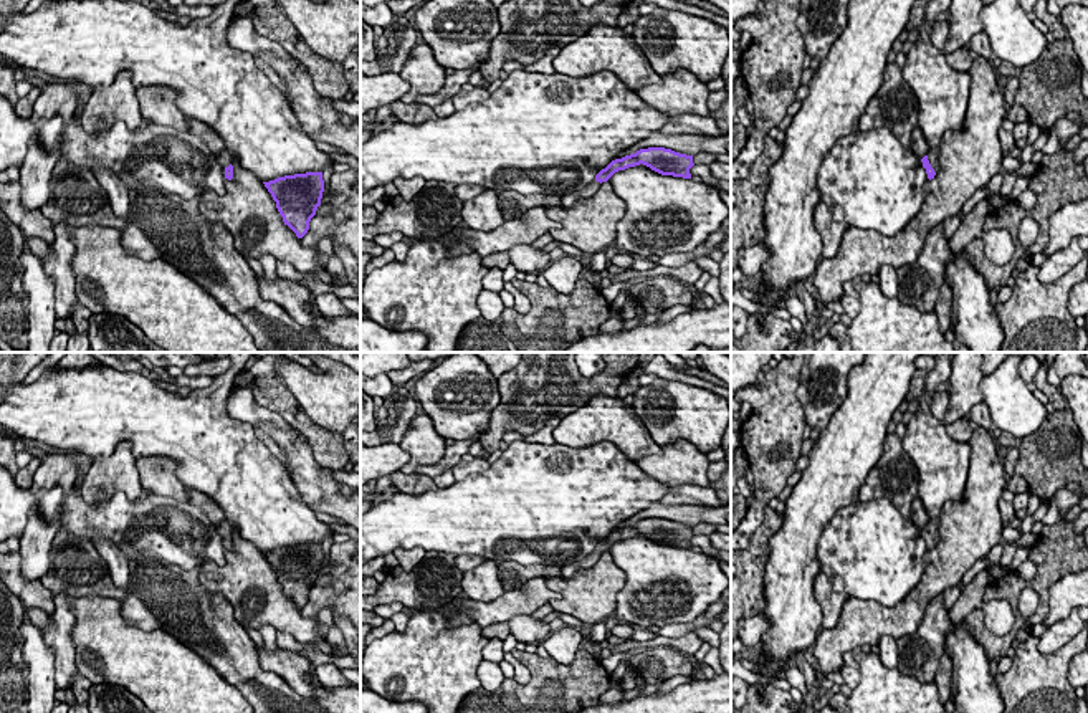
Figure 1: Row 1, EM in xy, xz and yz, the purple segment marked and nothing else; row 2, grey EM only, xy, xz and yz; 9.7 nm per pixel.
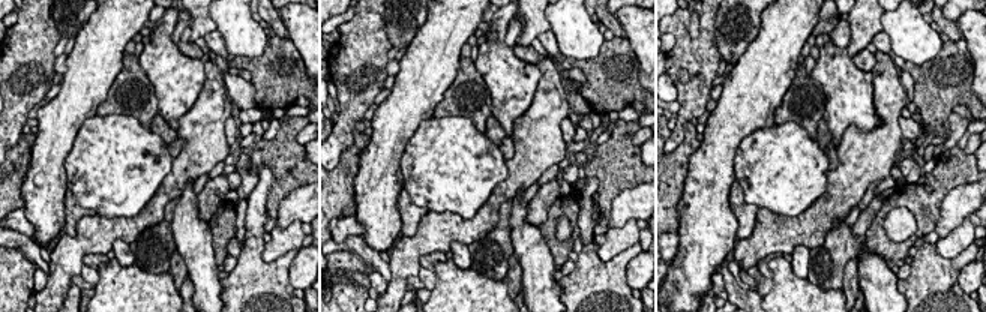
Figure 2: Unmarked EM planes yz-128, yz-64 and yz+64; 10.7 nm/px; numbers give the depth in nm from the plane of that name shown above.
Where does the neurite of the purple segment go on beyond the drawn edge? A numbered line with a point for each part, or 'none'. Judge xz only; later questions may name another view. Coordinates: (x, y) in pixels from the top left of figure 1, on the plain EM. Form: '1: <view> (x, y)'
1: xz (567, 571)

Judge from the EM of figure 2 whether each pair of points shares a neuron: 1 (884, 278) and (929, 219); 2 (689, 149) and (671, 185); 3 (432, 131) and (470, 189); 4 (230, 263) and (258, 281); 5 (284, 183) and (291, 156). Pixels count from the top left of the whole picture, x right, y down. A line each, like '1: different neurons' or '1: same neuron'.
1: different neurons
2: same neuron
3: same neuron
4: different neurons
5: same neuron

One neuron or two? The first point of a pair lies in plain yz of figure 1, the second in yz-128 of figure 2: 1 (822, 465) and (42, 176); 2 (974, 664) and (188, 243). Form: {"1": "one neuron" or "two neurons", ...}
{"1": "one neuron", "2": "one neuron"}

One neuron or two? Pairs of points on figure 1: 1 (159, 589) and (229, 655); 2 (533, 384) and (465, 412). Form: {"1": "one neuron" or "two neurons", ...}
{"1": "one neuron", "2": "two neurons"}

